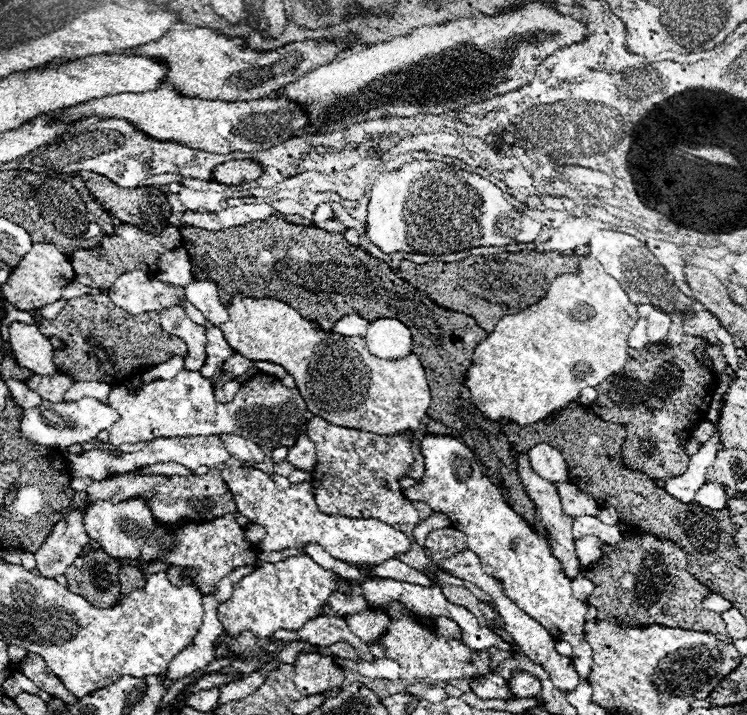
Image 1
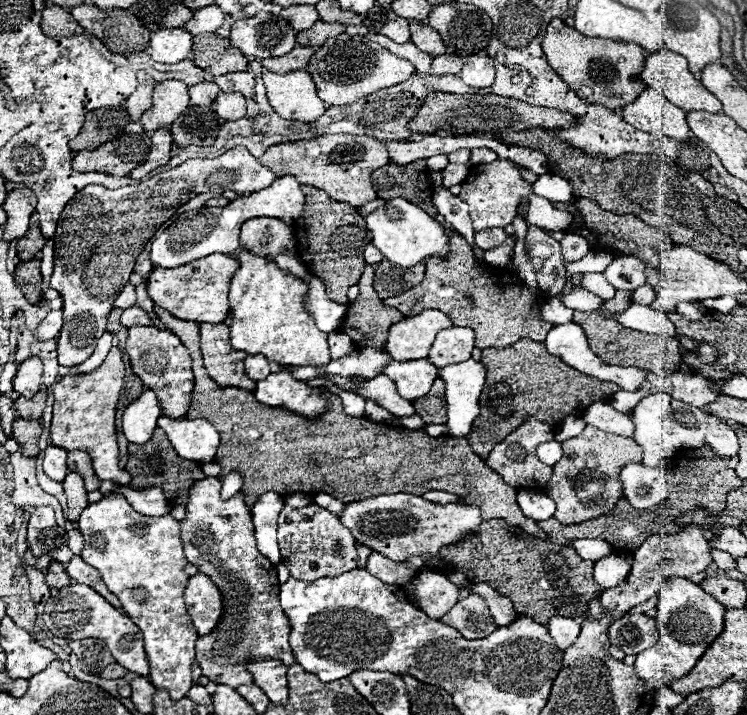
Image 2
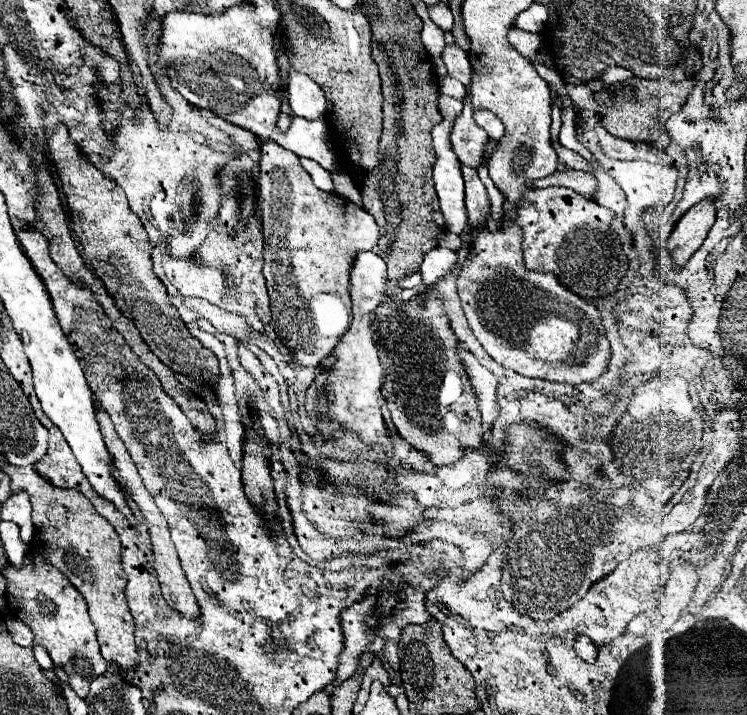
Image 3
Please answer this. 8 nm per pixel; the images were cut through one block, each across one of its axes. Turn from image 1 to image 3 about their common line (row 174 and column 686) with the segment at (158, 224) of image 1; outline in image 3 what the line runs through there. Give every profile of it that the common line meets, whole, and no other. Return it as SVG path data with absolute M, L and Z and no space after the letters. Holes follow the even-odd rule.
M630 78L616 86L606 86L602 92L596 94L598 100L598 114L602 116L604 128L624 140L642 142L642 144L658 144L660 140L668 140L668 132L664 132L664 120L672 114L680 112L688 94L692 92L696 80L688 78L684 82L660 82L660 80L642 80Z

